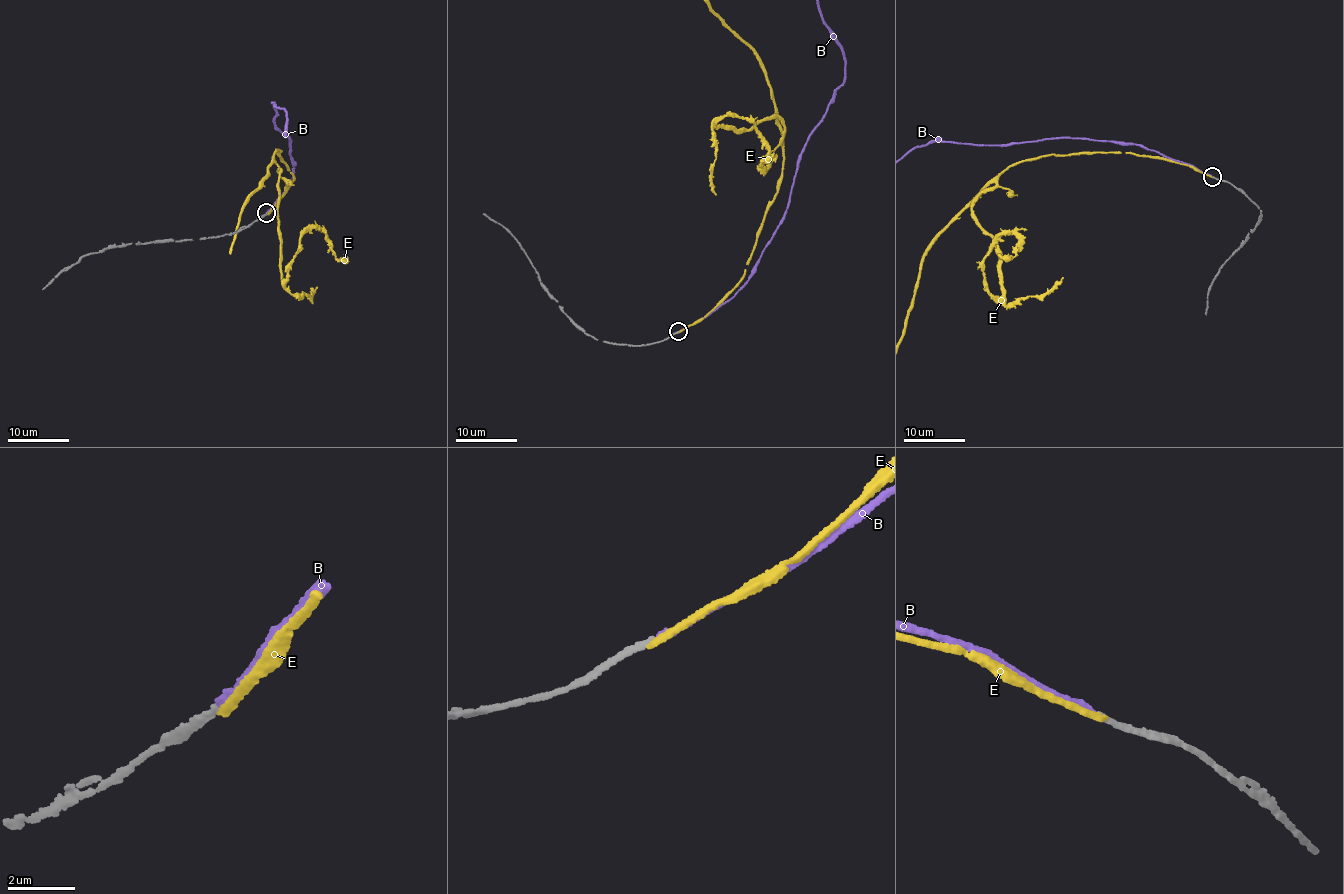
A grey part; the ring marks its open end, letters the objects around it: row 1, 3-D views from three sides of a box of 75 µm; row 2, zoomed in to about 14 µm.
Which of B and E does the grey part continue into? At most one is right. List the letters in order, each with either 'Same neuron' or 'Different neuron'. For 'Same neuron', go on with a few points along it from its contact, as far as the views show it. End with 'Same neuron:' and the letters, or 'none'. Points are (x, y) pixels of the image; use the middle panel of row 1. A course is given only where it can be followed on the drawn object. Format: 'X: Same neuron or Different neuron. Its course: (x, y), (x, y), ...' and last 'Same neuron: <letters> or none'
B: Same neuron
E: Different neuron
Same neuron: B

